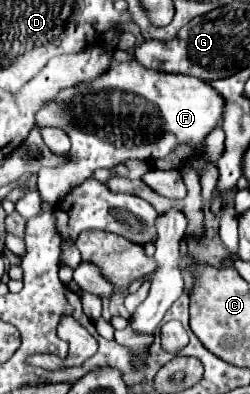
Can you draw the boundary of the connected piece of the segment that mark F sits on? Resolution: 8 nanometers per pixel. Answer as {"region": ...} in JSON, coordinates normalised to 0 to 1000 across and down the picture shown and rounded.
{"region":[[[540,152],[492,162],[452,157],[404,193],[388,193],[388,203],[356,203],[356,213],[308,213],[308,223],[244,228],[212,254],[188,254],[172,274],[148,284],[148,325],[180,320],[268,325],[252,335],[268,335],[284,355],[284,381],[268,386],[268,416],[156,431],[148,442],[156,492],[172,508],[220,523],[228,508],[276,492],[276,477],[340,462],[380,431],[444,426],[508,401],[612,411],[628,401],[668,396],[684,381],[700,381],[708,365],[772,371],[780,391],[796,396],[804,355],[884,315],[884,289],[892,289],[892,249],[812,203],[740,188],[596,183],[596,173],[564,173],[564,162],[548,162]]]}

